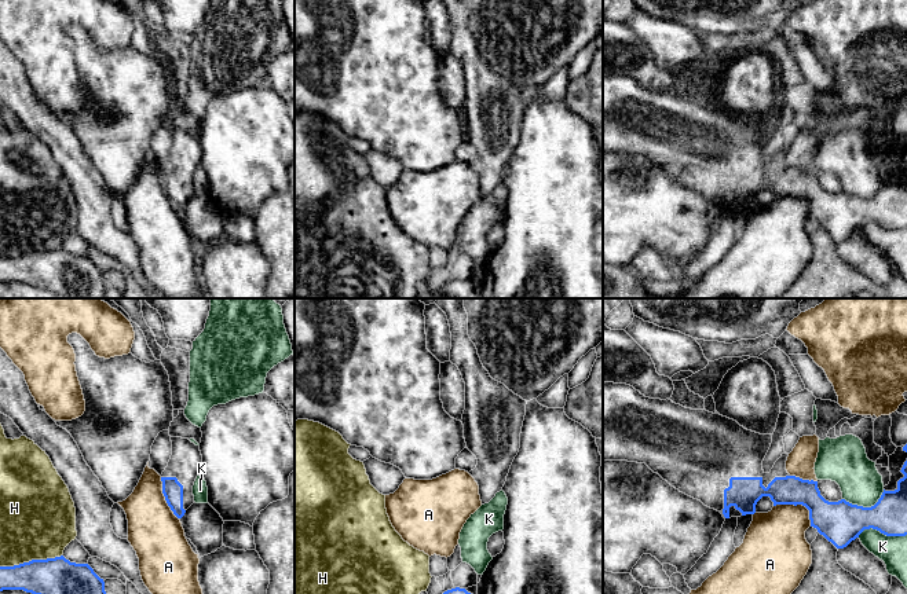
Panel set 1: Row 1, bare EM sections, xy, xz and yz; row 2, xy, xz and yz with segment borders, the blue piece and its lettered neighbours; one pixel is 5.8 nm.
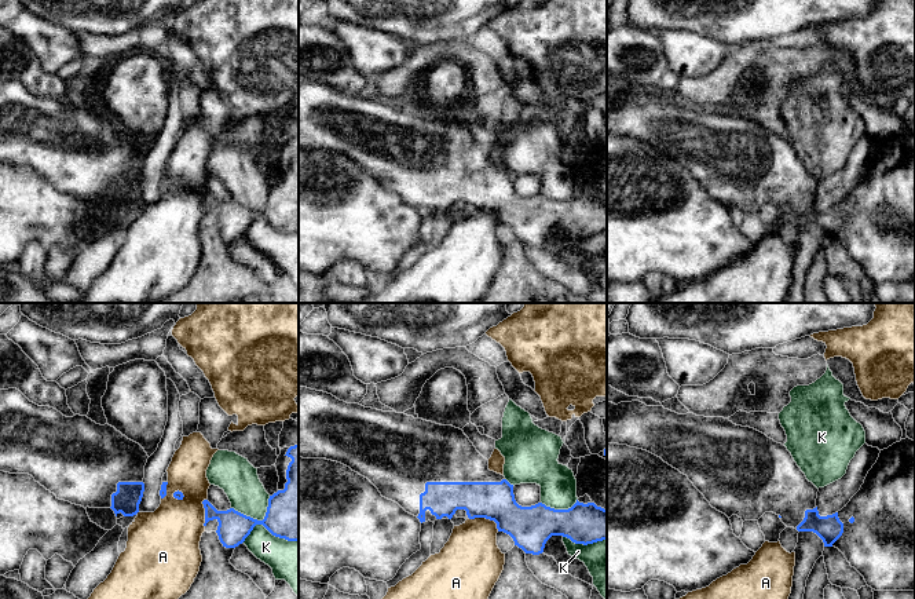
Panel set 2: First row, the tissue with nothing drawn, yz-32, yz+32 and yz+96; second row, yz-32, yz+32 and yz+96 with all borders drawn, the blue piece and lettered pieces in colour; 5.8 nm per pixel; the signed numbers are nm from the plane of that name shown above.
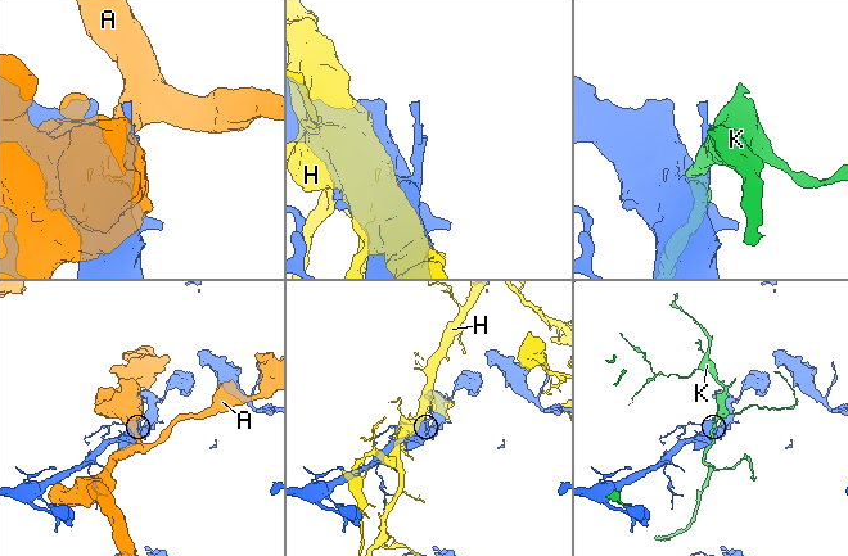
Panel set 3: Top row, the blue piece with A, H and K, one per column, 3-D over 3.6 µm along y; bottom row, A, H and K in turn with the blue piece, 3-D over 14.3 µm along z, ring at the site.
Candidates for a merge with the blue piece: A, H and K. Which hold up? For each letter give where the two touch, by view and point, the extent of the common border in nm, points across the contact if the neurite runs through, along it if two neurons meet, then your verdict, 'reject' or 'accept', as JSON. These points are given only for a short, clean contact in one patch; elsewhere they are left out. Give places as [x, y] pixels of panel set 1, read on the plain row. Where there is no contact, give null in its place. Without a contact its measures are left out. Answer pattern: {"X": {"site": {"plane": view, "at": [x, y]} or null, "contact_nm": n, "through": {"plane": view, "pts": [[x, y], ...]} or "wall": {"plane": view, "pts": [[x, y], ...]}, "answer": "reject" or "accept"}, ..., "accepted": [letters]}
{"A": {"site": {"plane": "yz", "at": [798, 195]}, "contact_nm": 260, "answer": "reject"}, "H": {"site": {"plane": "xy", "at": [32, 252]}, "contact_nm": 360, "answer": "reject"}, "K": {"site": {"plane": "yz", "at": [881, 224]}, "contact_nm": 280, "answer": "reject"}, "accepted": []}

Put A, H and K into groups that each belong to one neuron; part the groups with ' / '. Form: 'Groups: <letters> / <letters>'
Groups: A / H / K

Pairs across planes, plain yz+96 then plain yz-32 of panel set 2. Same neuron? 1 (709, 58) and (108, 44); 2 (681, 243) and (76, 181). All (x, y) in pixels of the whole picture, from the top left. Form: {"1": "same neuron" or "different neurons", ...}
{"1": "different neurons", "2": "different neurons"}

